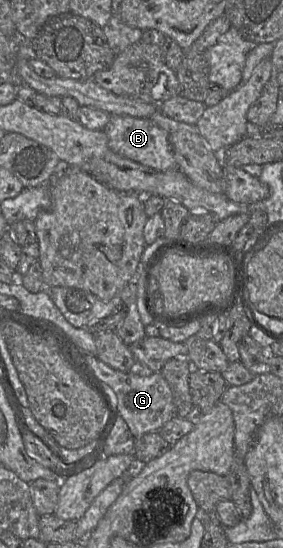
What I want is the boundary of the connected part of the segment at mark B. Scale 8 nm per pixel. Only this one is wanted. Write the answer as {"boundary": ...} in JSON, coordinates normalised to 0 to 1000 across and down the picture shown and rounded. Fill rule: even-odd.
{"boundary":[[[392,210],[382,226],[364,237],[382,250],[382,266],[399,277],[548,312],[580,314],[629,308],[590,241],[527,215]]]}

